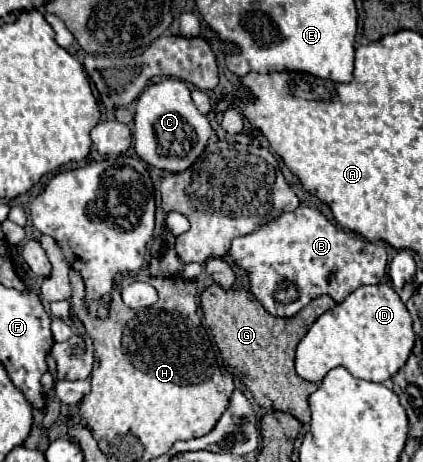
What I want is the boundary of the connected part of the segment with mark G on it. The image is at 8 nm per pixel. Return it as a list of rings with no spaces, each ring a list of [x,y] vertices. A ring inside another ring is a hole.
[[[210,285],[200,295],[200,307],[204,319],[214,335],[214,341],[220,349],[224,363],[230,367],[230,373],[250,389],[254,399],[274,411],[284,411],[294,415],[300,423],[310,423],[310,405],[308,397],[318,389],[316,383],[304,381],[294,371],[294,353],[300,339],[308,333],[310,325],[336,303],[332,297],[316,297],[308,307],[304,307],[292,319],[272,317],[248,291],[224,291],[220,285]]]

